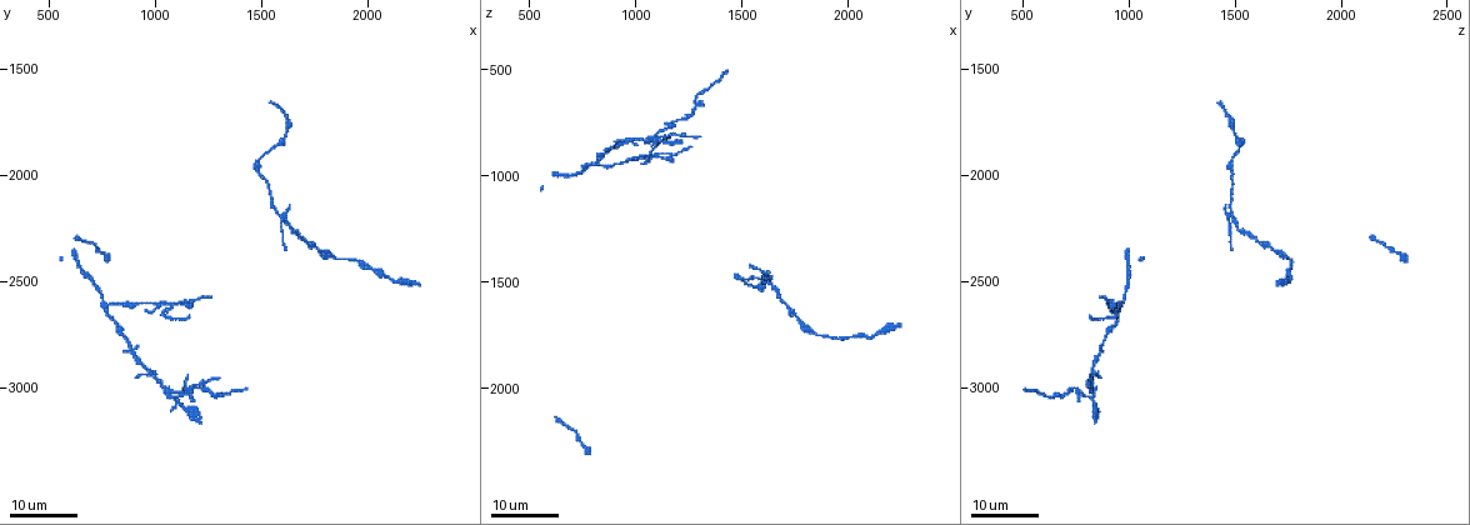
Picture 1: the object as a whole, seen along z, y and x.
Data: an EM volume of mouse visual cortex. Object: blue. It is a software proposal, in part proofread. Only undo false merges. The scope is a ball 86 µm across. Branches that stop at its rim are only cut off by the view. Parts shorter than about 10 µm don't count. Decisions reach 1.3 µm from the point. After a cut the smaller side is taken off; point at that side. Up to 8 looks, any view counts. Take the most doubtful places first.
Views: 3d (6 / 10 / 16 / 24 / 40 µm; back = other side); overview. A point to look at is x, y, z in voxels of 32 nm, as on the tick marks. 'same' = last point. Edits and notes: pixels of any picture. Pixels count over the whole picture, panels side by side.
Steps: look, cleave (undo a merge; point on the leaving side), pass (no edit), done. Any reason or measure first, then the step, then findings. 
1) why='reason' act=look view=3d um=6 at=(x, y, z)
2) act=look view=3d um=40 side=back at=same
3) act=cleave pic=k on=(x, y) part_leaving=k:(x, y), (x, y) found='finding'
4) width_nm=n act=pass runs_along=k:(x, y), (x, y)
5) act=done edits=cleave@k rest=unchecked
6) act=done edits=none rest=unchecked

why='four or more arms meet' act=look view=3d um=24 at=(1070, 3040, 840)

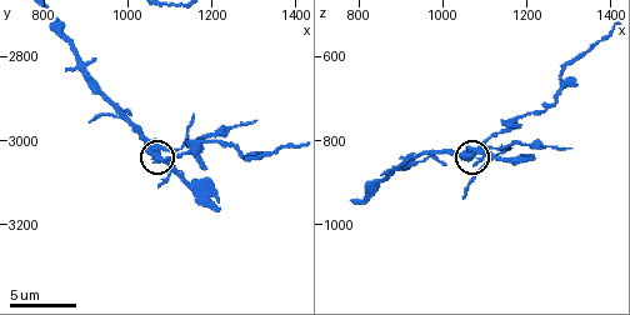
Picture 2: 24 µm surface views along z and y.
act=look view=3d um=10 at=(1075, 3030, 835)

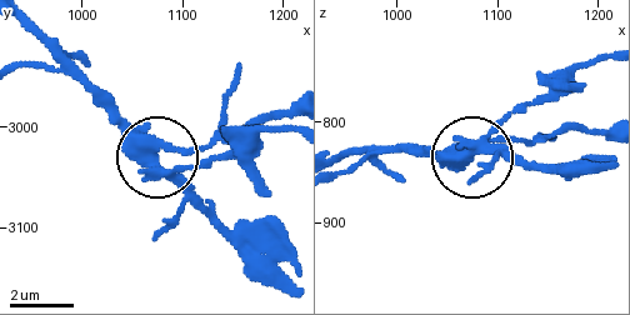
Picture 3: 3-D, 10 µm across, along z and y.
width_nm=380 act=cleave pic=3 on=(199, 168) part_leaving=3:(481, 143), (608, 58) found='two cells meet here'

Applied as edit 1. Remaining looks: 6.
why='branch point' act=look view=3d um=16 at=(780, 2640, 950)

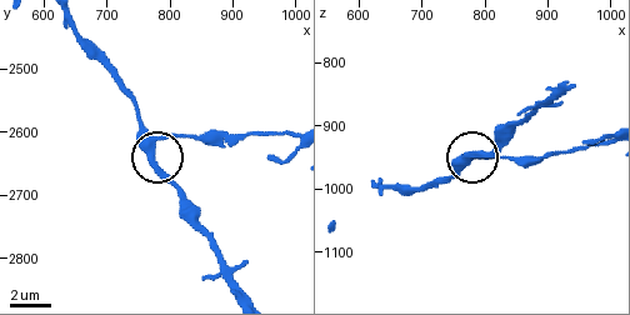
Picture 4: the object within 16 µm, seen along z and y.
act=look view=3d um=6 at=(765, 2630, 955)

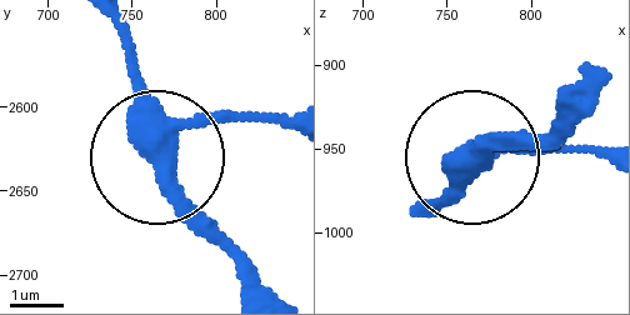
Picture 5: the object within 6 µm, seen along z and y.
act=look view=3d um=6 side=back at=(766, 2632, 956)

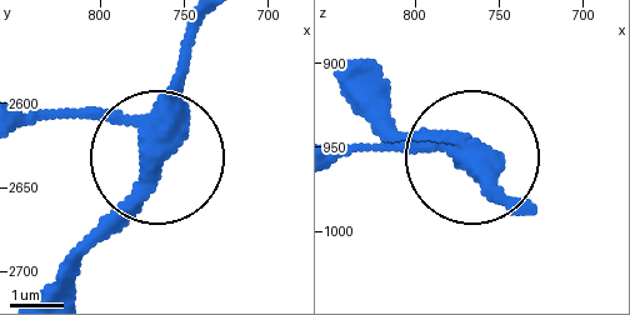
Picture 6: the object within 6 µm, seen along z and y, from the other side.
act=pass runs_along=6:(29, 120), (124, 125), (146, 160), (136, 188), (60, 264) found='all the same cell'

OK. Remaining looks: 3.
act=look view=3d um=16 at=(1610, 2220, 1490)

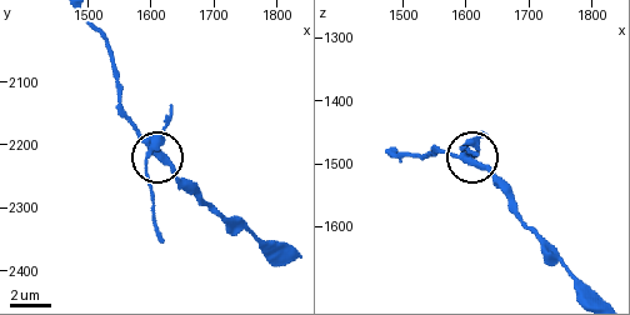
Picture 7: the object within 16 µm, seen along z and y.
act=look view=3d um=6 at=(1610, 2215, 1500)

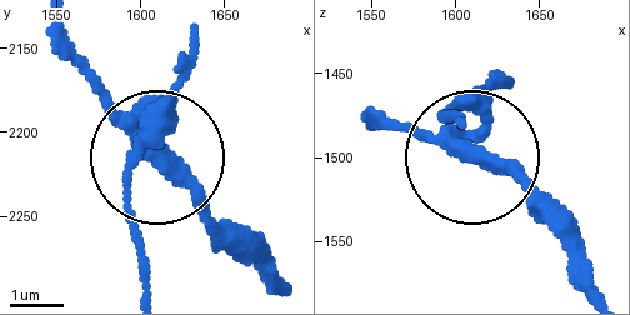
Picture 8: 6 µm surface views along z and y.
act=pass found='continuous, no second cell'

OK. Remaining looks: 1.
why='four arms meet' act=look view=3d um=6 at=(890, 2820, 860)

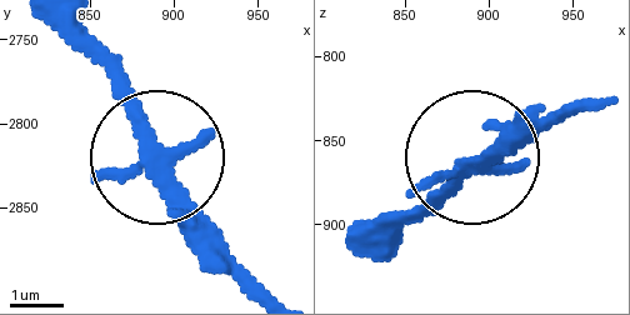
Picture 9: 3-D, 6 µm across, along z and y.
act=pass runs_along=9:(76, 33), (170, 194), (260, 284) found='one cell here'

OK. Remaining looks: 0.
act=done edits=cleave@3 rest=unchecked

